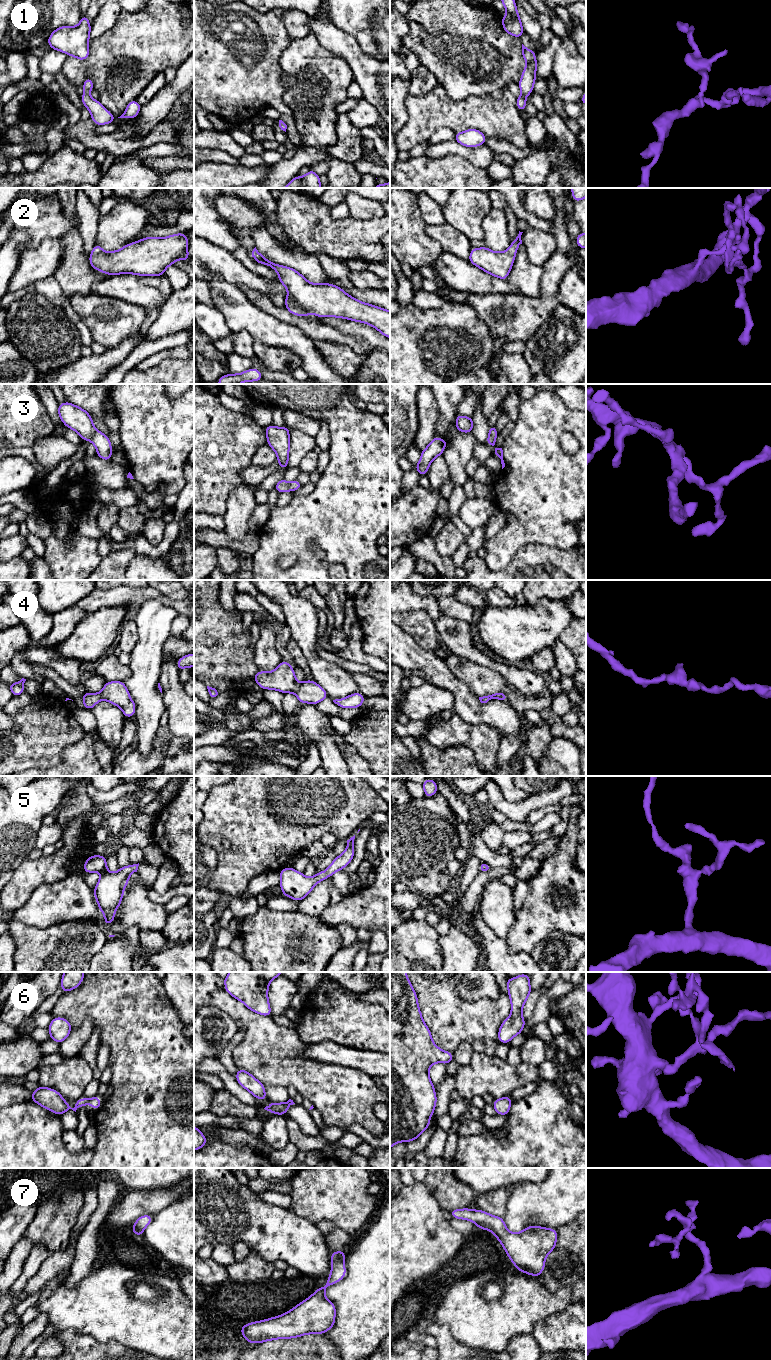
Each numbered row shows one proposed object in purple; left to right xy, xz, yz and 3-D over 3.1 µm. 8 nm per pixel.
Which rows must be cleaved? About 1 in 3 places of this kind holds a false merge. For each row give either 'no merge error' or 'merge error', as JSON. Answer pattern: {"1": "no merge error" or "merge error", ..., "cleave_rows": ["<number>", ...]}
{"1": "no merge error", "2": "no merge error", "3": "no merge error", "4": "no merge error", "5": "no merge error", "6": "no merge error", "7": "no merge error", "cleave_rows": []}

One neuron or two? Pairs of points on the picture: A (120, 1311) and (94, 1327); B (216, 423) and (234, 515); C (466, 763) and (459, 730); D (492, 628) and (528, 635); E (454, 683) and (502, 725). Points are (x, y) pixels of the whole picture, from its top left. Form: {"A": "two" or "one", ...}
{"A": "one", "B": "two", "C": "two", "D": "one", "E": "one"}

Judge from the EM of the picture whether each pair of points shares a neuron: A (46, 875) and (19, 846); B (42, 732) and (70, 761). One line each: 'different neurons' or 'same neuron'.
A: different neurons
B: different neurons

